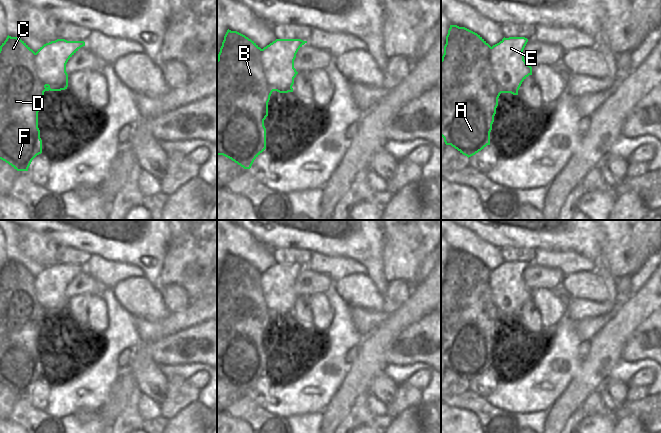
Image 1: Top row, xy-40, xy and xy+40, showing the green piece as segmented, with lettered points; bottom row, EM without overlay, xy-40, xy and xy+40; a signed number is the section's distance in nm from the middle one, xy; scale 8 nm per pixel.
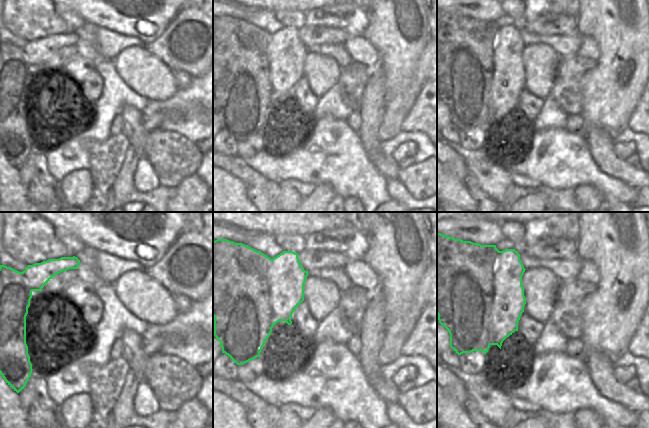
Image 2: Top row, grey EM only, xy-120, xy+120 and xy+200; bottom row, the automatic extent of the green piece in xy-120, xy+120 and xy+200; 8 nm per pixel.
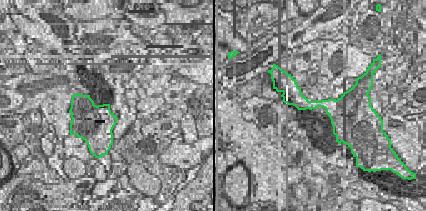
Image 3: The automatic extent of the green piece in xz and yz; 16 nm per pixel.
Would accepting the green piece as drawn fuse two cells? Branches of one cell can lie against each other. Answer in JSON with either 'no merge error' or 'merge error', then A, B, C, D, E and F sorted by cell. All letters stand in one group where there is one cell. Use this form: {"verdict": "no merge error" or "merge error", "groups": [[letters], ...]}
{"verdict": "merge error", "groups": [["A", "B", "C", "D", "F"], ["E"]]}

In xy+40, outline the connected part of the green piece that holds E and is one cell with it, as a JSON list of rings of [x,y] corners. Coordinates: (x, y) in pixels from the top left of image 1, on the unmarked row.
[[[525,261],[503,262],[490,274],[494,302],[502,317],[518,319],[522,306],[532,299],[532,291],[524,284]]]

